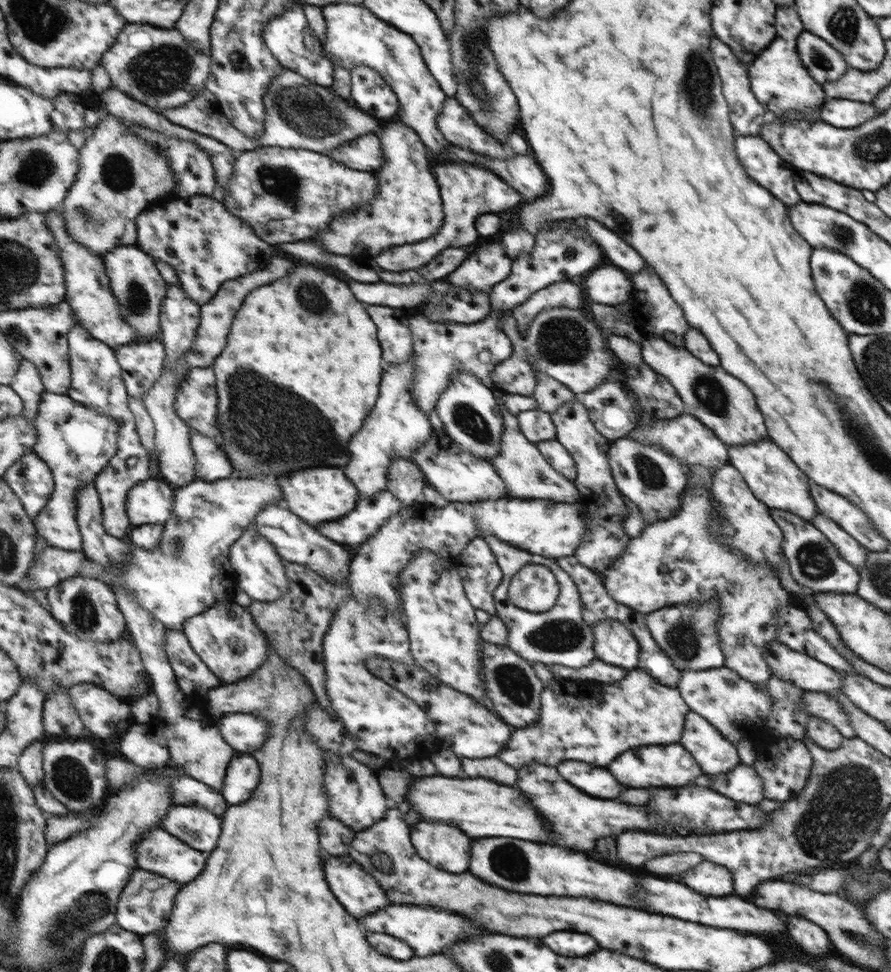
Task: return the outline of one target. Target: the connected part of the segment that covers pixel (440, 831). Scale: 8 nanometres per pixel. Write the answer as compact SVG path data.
M420 821L412 828L412 843L430 864L446 872L460 874L469 870L474 838L454 824Z

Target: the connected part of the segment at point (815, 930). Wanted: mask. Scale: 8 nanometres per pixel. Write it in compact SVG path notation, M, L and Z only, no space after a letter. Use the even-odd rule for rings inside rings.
M788 916L788 932L792 940L810 956L820 956L830 950L830 940L820 925L812 924L812 921L798 916Z

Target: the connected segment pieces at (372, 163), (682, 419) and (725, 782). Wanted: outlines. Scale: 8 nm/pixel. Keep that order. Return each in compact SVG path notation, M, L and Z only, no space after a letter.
M378 133L362 135L355 141L344 144L342 148L330 151L329 155L342 164L349 165L350 168L366 172L376 172L384 164L382 143Z
M685 412L681 416L674 419L658 419L656 424L650 424L649 427L635 429L630 437L637 439L644 445L660 445L674 458L682 462L682 466L698 465L704 466L706 469L720 469L729 464L728 447L718 439L714 432L702 425L694 416Z
M740 763L725 775L712 777L712 789L740 803L757 805L765 798L764 781L753 765Z

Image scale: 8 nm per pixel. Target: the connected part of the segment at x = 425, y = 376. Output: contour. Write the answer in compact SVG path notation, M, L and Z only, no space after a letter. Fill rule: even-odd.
M492 308L485 319L472 324L449 322L438 325L424 315L410 313L408 321L412 329L413 348L416 356L416 376L412 393L418 407L426 413L435 409L435 402L458 372L475 374L489 389L493 389L490 378L499 362L513 353L511 340L503 333L504 320L513 314L512 308Z

